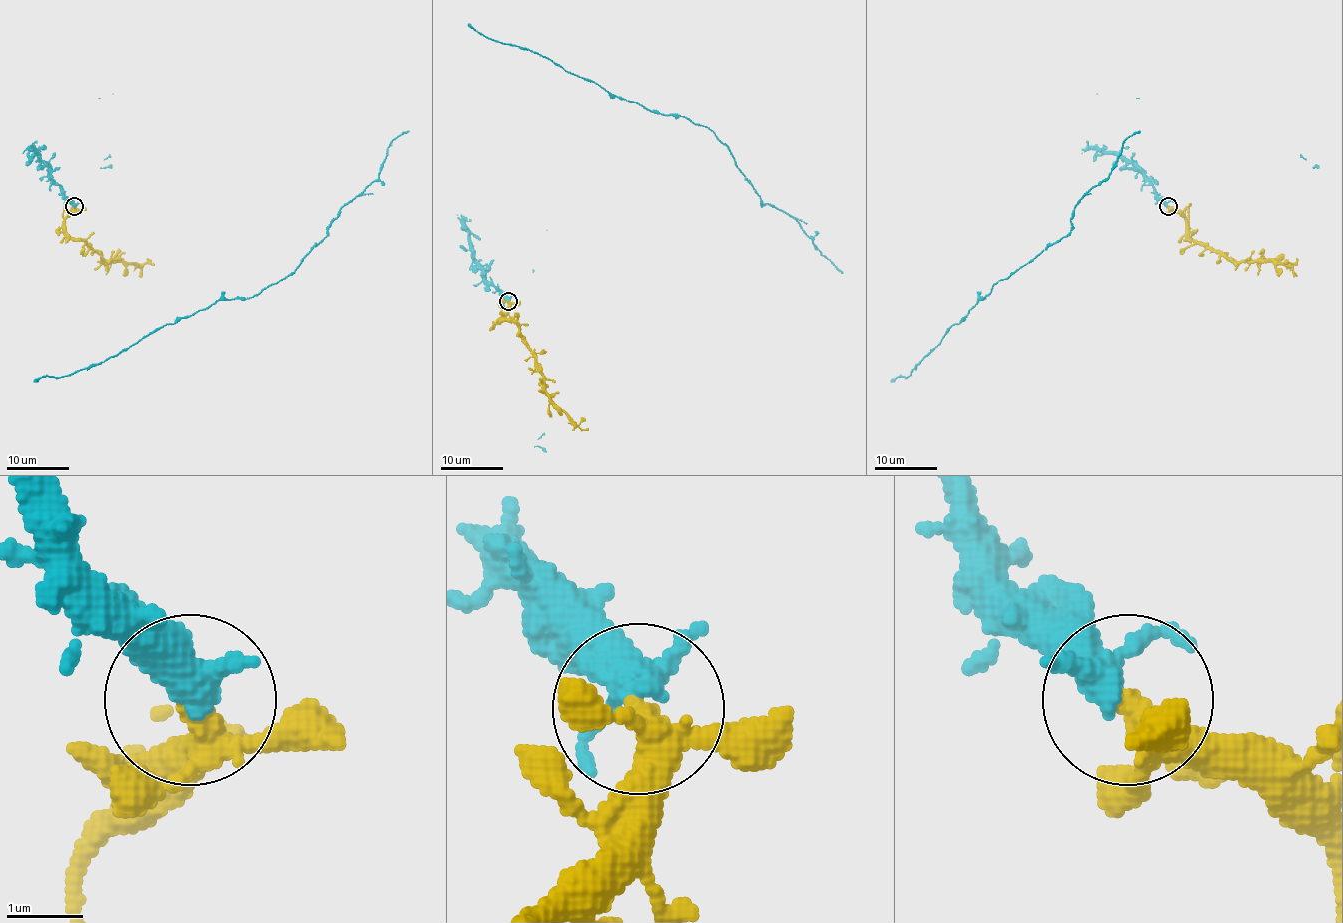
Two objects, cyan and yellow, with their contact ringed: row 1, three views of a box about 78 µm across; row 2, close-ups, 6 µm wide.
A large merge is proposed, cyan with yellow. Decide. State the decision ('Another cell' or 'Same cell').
Same cell

